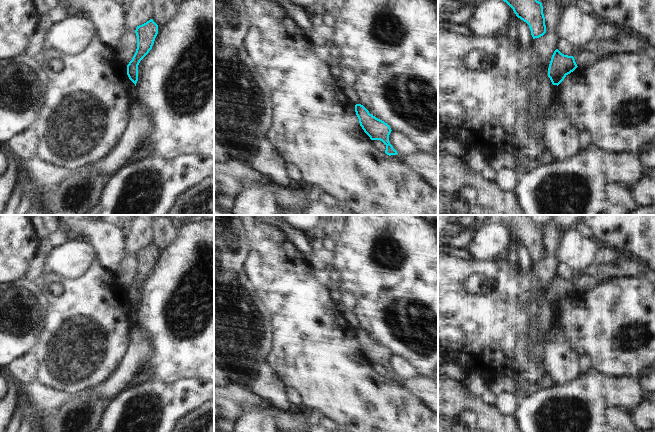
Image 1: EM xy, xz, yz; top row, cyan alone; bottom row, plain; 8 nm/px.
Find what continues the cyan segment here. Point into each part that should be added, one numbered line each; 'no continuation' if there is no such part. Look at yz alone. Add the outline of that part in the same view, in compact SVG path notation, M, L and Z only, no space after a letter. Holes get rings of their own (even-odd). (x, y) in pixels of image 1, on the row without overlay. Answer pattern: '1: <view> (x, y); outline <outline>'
no continuation

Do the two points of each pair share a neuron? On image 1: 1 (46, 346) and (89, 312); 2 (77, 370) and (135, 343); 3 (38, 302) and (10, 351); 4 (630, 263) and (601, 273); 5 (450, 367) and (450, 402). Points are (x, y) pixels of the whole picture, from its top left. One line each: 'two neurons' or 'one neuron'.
1: one neuron
2: two neurons
3: one neuron
4: one neuron
5: two neurons

